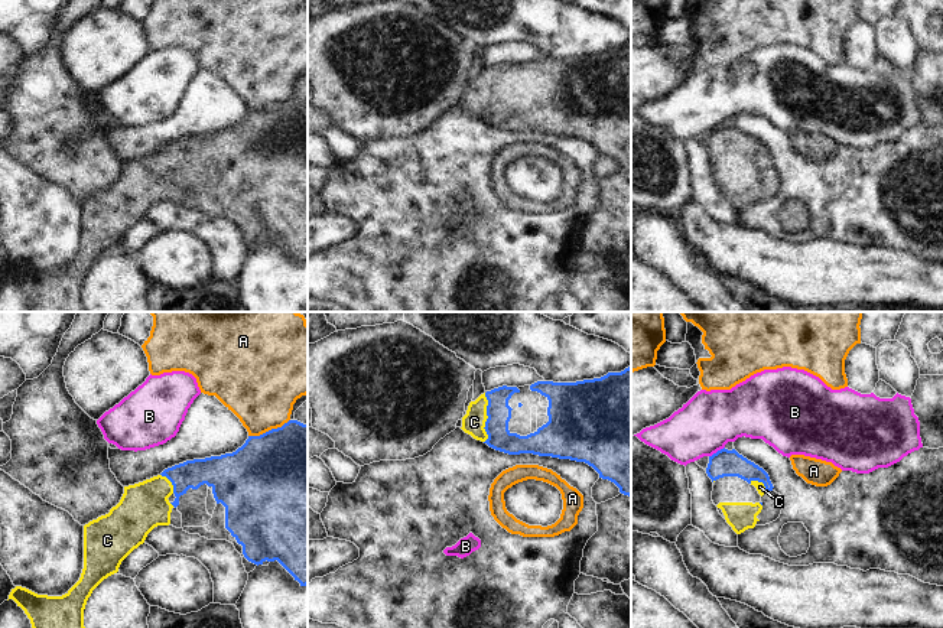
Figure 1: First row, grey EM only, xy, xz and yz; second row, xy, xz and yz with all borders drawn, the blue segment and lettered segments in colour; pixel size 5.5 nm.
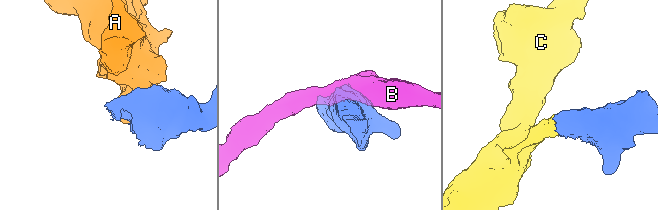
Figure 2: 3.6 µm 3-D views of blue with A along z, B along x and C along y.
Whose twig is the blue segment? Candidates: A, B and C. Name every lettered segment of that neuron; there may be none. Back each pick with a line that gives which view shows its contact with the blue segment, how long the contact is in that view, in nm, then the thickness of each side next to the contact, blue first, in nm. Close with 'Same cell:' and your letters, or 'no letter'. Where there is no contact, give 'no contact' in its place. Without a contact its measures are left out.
C: xz | 280 nm | 140/130 nm
Same cell: C

